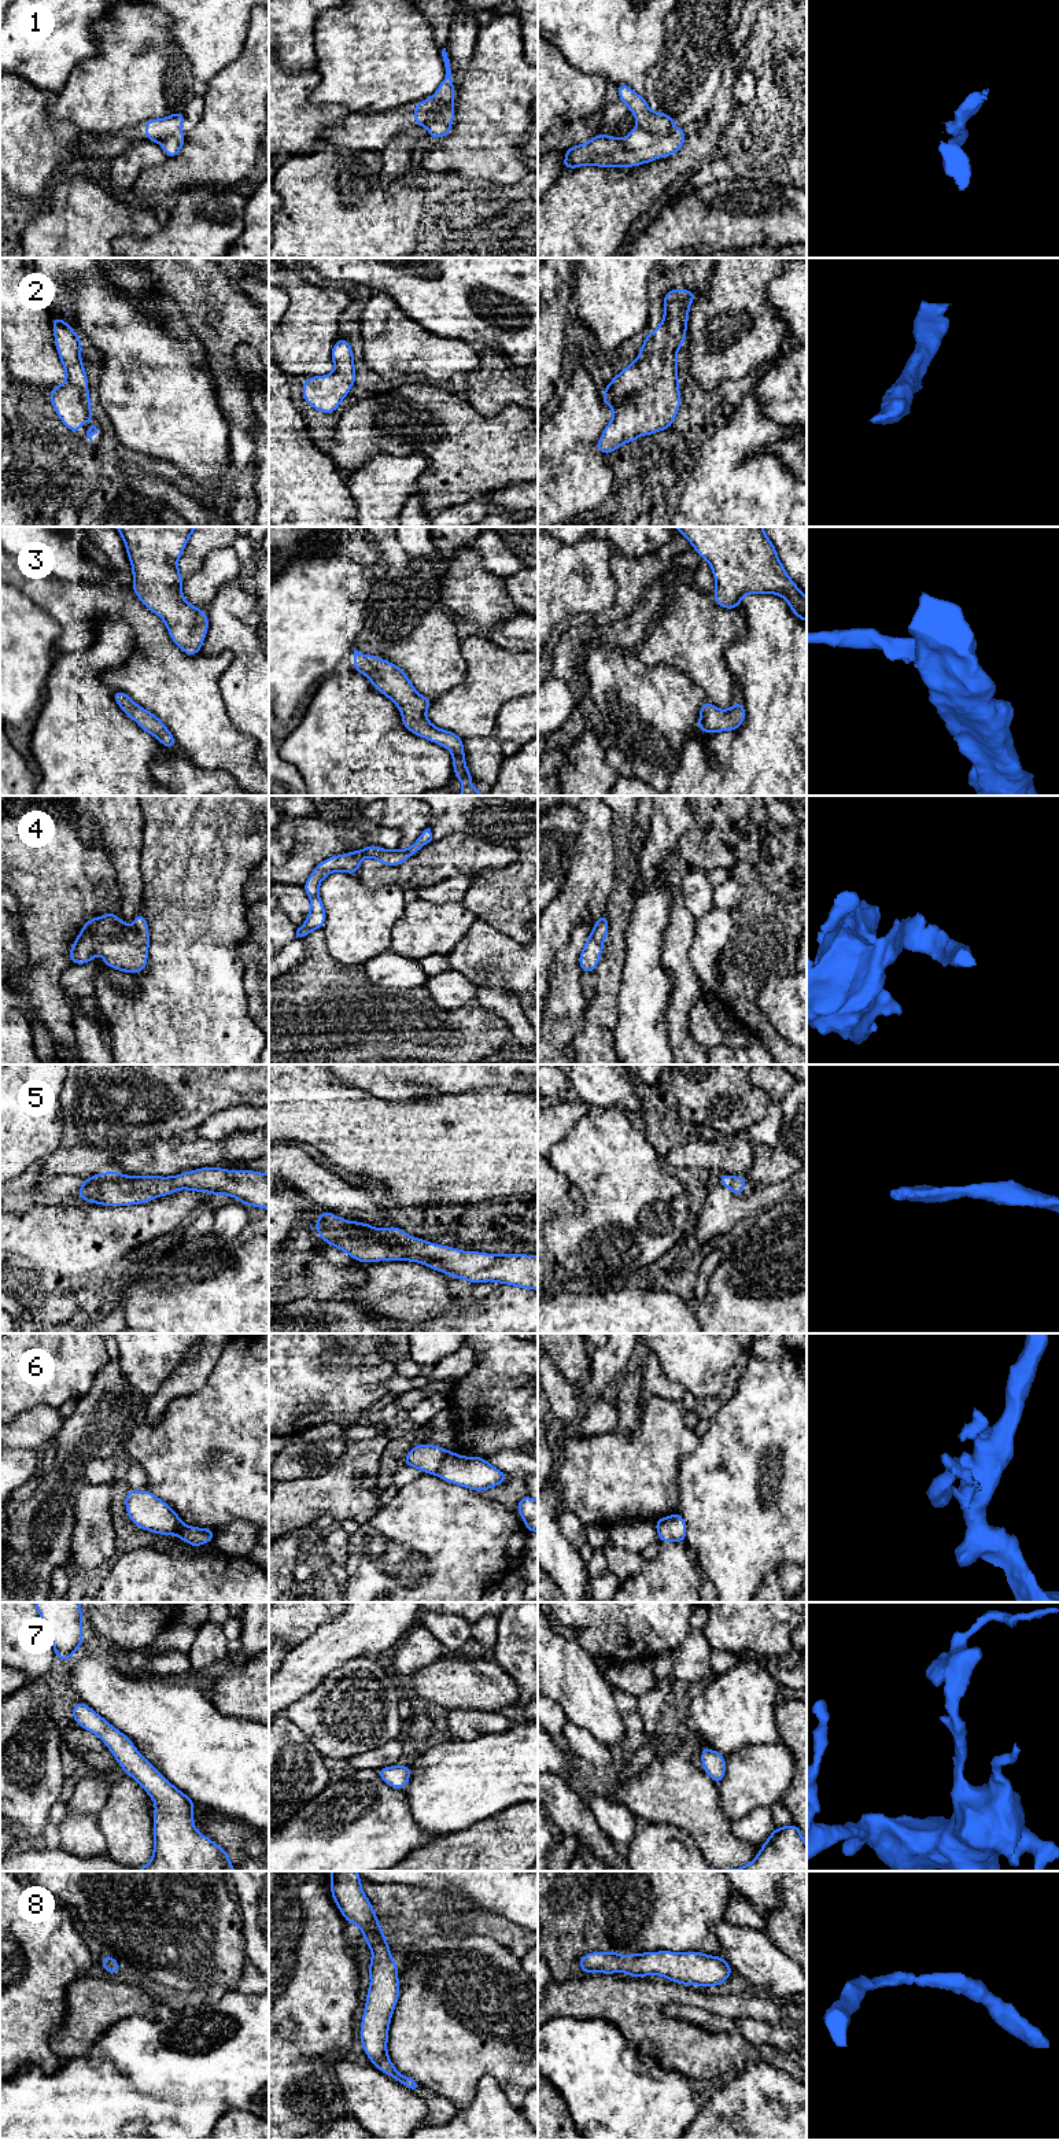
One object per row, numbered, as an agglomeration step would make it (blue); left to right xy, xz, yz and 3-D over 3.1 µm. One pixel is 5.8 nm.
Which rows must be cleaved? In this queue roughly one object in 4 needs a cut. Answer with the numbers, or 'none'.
1, 6

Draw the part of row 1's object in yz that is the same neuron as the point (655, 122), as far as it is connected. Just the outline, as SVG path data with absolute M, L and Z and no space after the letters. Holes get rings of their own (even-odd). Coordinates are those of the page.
M627 84L616 85L620 102L632 112L638 126L654 134L664 134L674 129L674 117L665 112L653 112L645 97L636 95Z

